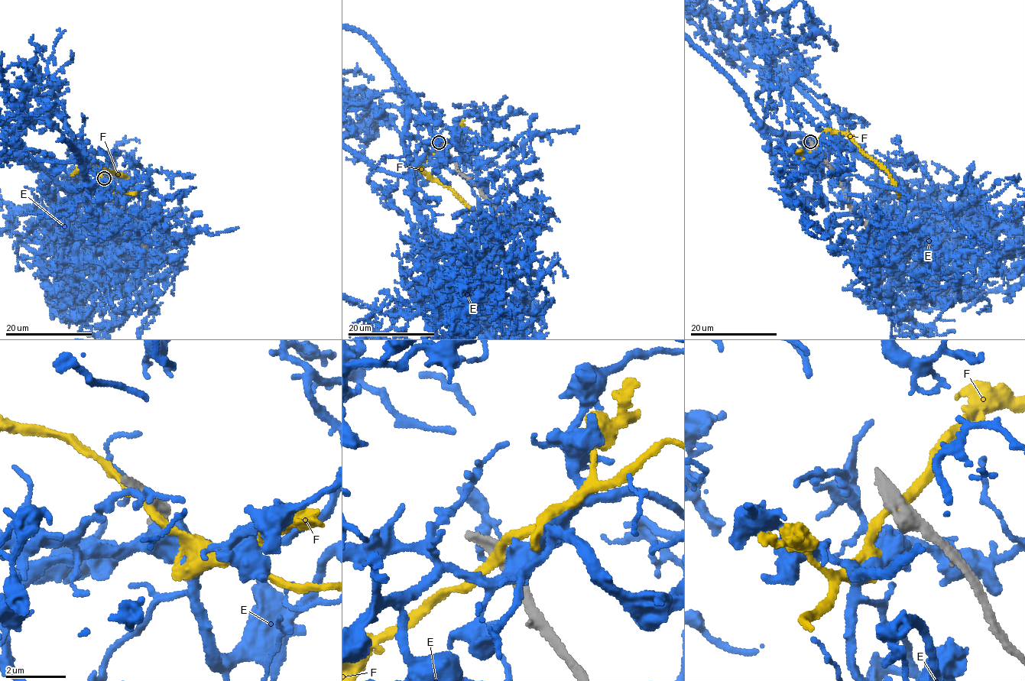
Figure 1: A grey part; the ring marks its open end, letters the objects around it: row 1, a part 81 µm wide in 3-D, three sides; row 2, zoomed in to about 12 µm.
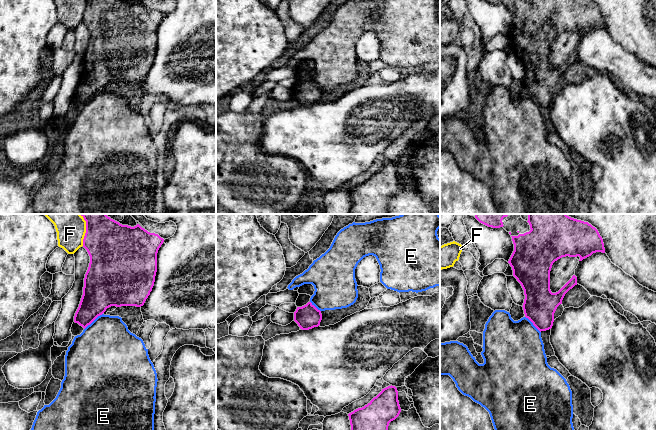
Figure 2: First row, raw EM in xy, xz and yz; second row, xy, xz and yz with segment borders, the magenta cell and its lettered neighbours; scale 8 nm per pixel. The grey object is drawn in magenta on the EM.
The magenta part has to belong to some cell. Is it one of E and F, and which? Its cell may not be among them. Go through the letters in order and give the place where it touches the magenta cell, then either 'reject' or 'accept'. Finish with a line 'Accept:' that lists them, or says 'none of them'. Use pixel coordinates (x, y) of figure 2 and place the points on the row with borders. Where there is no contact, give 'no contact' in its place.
E: xy (93, 320) | reject
F: xy (86, 230) | reject
Accept: none of them

